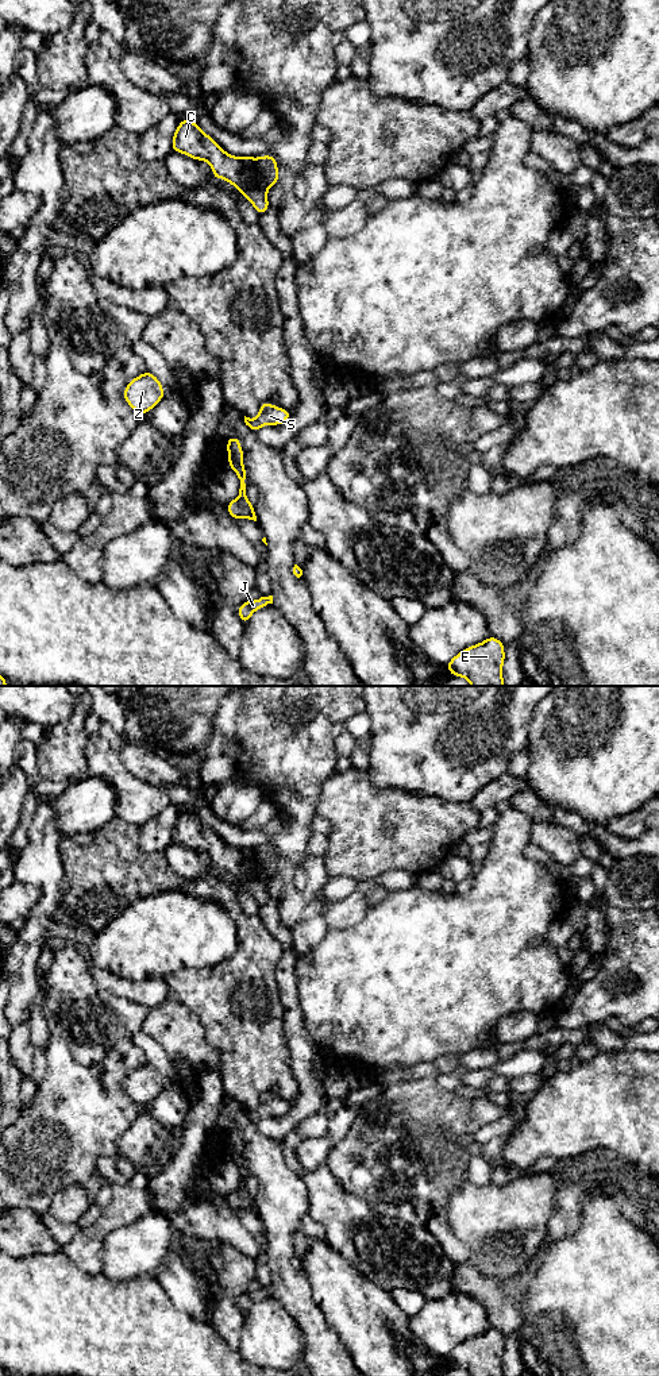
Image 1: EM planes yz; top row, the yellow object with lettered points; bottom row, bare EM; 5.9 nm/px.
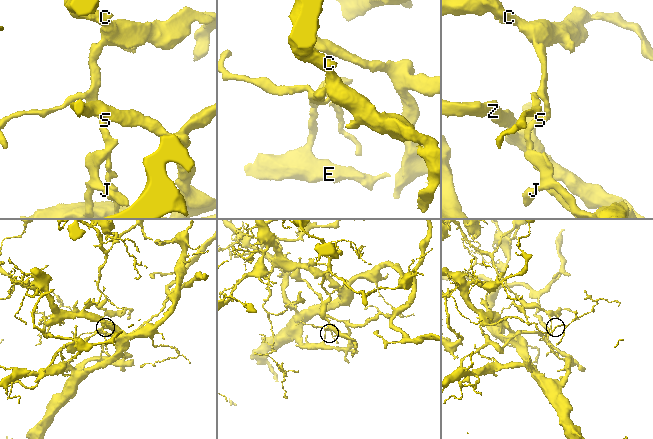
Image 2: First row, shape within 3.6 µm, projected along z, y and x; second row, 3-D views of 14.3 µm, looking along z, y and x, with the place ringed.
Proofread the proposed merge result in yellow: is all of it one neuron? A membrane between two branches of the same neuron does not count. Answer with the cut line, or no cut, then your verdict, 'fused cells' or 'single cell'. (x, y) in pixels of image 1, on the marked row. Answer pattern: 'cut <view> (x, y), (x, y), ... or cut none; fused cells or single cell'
cut yz (238, 497), (253, 509); fused cells

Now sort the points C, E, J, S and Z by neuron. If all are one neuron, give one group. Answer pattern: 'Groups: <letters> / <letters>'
Groups: C S / E J Z

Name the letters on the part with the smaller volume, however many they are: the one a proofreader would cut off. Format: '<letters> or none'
C, S

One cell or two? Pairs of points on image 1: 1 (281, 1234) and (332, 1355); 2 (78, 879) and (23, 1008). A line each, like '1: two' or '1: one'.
1: one
2: two

